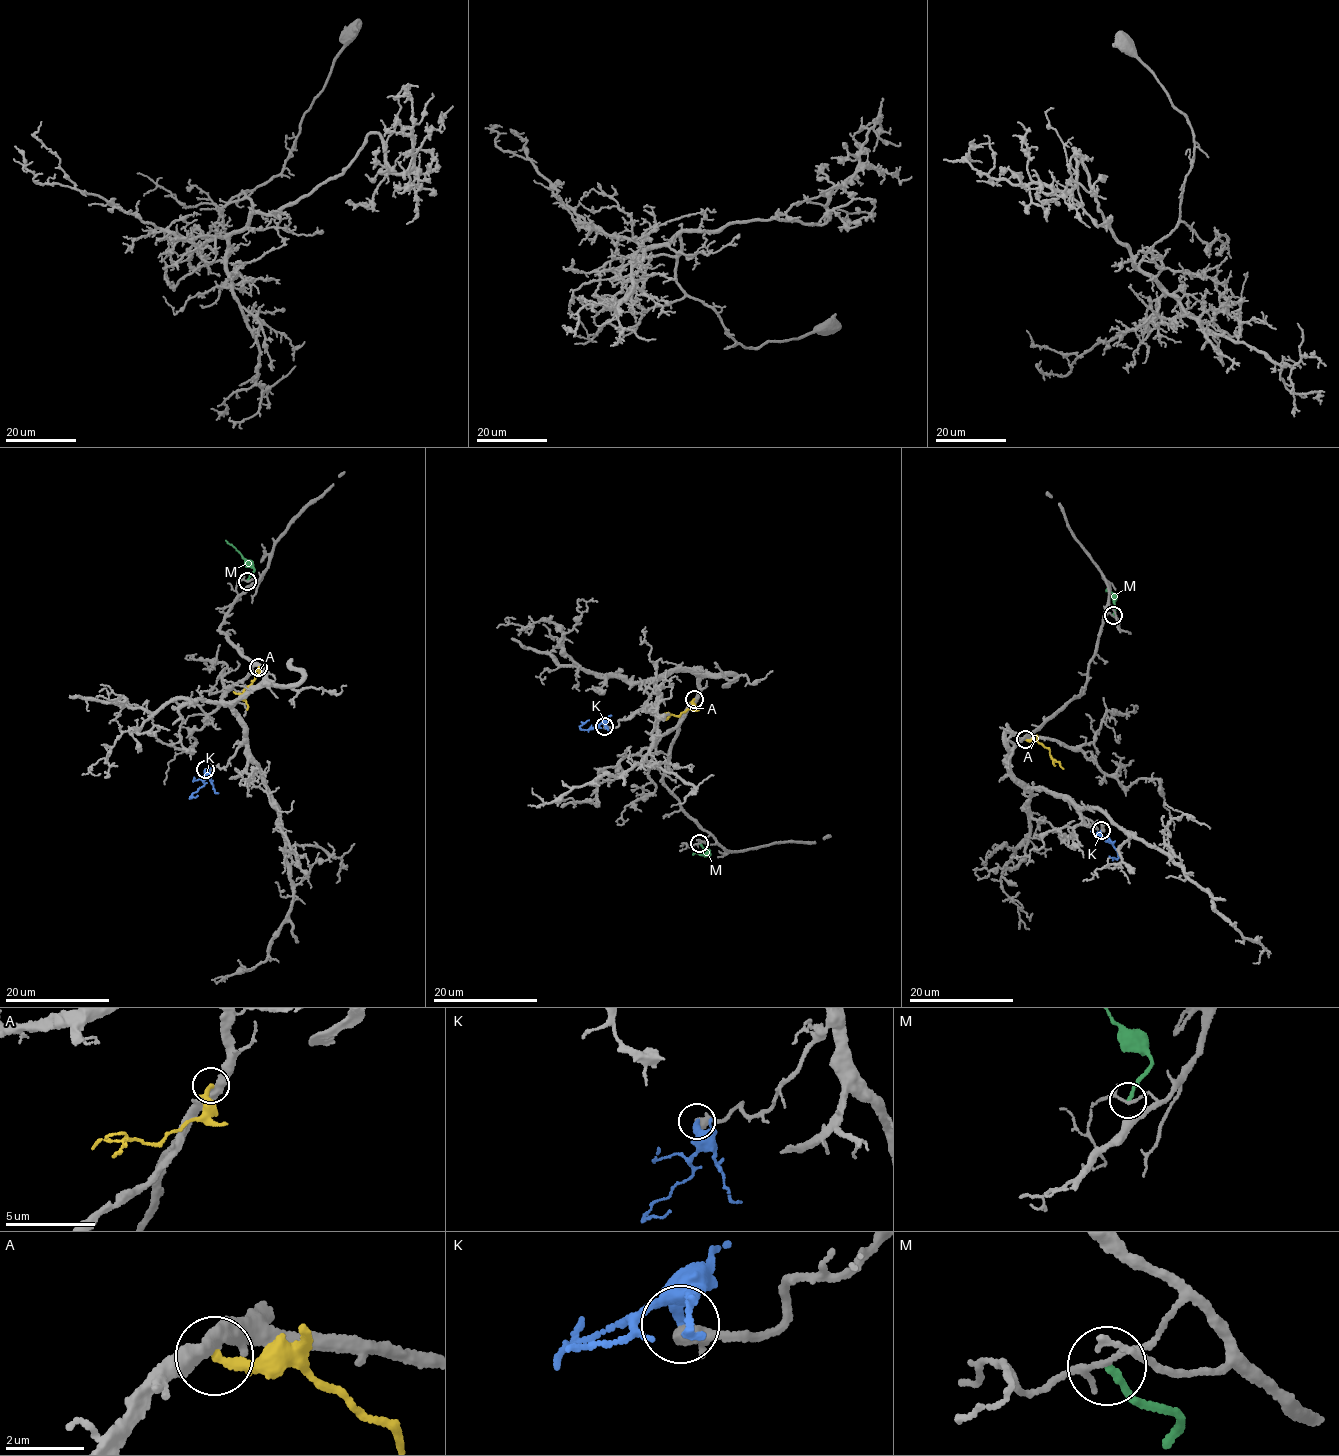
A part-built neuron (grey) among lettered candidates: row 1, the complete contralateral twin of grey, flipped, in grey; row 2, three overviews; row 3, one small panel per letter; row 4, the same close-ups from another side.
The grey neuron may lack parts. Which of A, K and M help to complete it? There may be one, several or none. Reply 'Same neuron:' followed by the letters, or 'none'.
Same neuron: none

